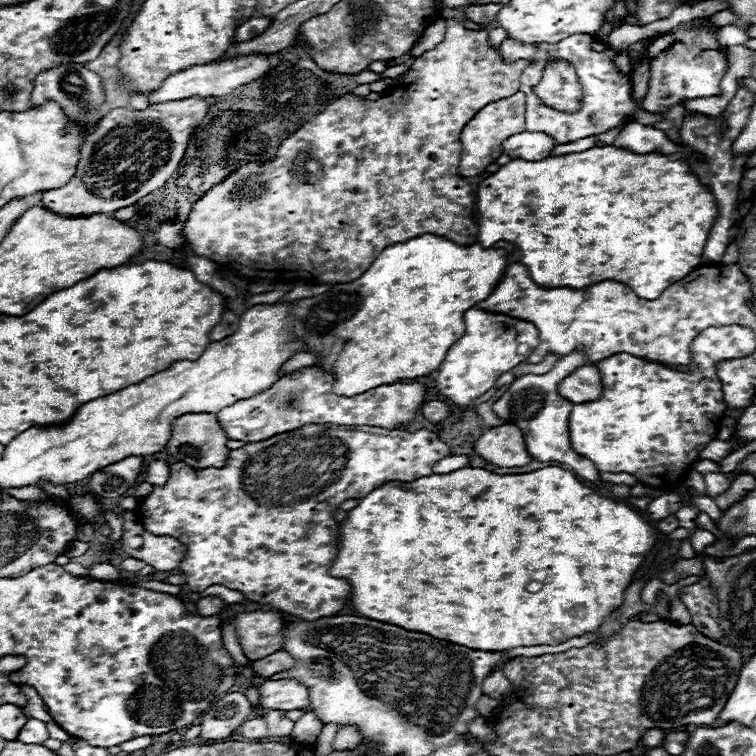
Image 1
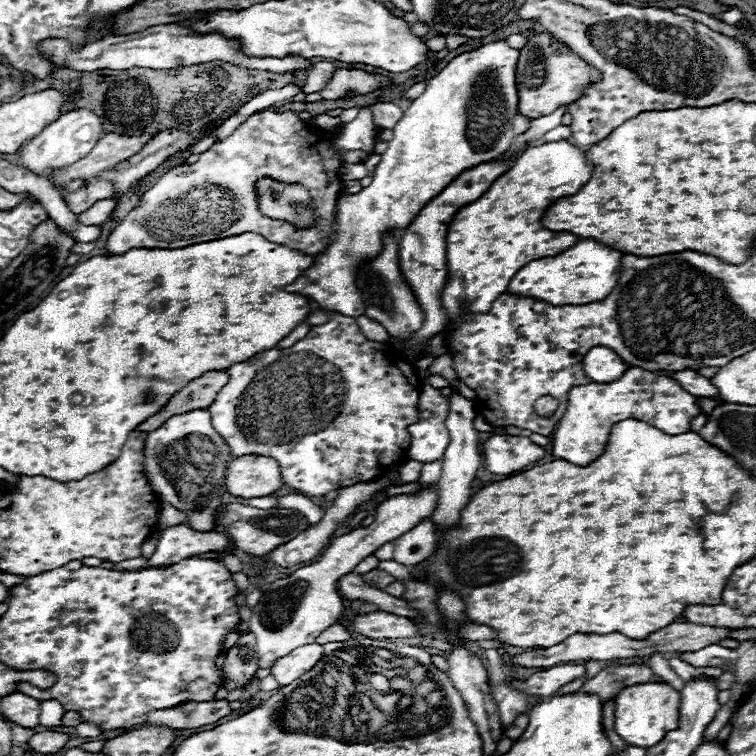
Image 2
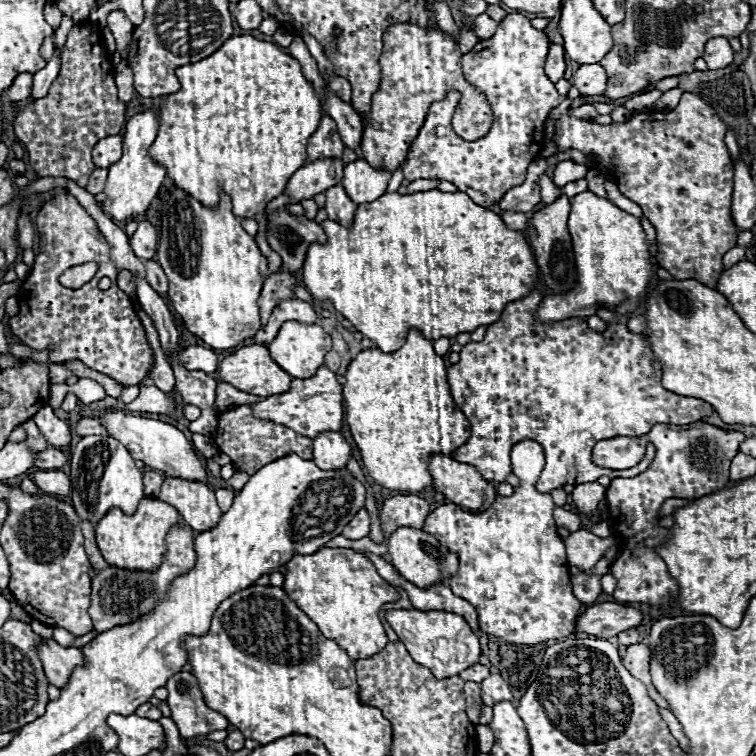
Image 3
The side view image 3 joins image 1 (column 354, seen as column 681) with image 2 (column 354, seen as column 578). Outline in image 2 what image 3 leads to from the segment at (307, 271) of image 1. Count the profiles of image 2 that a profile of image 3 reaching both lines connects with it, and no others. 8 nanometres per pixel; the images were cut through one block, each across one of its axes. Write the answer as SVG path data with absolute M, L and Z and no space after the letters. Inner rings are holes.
M368 106L360 108L352 122L342 124L336 138L316 134L304 124L298 112L292 110L252 114L232 136L202 152L198 162L174 166L148 192L144 192L140 204L112 230L106 248L110 254L124 254L130 248L184 248L244 232L256 232L276 244L314 256L326 248L332 236L334 206L342 194L338 172L344 162L342 152L364 150L372 154L376 140L378 126L374 124ZM262 176L276 178L278 182L302 184L312 194L310 204L318 216L316 226L304 230L264 216L258 208L256 194L256 180Z

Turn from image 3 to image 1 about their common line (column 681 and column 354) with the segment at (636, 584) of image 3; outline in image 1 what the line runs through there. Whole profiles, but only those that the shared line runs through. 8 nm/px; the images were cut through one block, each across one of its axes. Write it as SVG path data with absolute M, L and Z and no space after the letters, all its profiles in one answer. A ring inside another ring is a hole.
M310 424L292 432L276 434L268 440L246 444L238 450L232 450L228 454L226 466L224 468L204 468L196 470L186 466L184 462L176 462L170 466L170 478L164 488L154 488L152 494L140 504L138 518L144 524L148 532L154 536L172 536L186 544L188 554L180 562L178 570L188 576L186 586L192 592L202 592L212 584L222 584L230 590L240 590L248 600L260 602L260 604L270 604L282 612L288 612L292 616L304 618L304 620L318 620L324 616L334 616L338 610L344 608L344 604L350 600L352 586L344 582L344 578L332 578L328 574L328 566L332 566L332 558L336 558L336 546L340 540L338 532L338 522L334 520L334 512L340 508L340 504L348 498L364 498L364 494L370 494L376 490L376 486L382 486L384 482L414 482L416 478L432 474L432 464L444 456L450 454L450 448L438 440L438 436L430 430L416 430L416 432L406 432L406 430L386 430L386 428L374 428L374 426L334 426L334 424Z

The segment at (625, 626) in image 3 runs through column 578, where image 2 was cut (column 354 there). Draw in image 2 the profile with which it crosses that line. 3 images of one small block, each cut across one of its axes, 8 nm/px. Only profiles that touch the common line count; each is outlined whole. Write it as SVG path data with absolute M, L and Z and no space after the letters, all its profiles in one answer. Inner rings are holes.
M380 610L354 616L354 620L348 624L348 630L358 632L366 638L374 638L374 640L412 638L418 632L408 618L396 616L390 612L380 612Z

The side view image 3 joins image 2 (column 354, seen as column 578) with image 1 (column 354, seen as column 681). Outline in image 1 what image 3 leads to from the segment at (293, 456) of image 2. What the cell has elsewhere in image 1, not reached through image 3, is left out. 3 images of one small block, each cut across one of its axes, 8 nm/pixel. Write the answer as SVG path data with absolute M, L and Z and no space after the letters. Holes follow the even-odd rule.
M308 366L296 372L290 372L276 380L268 390L254 394L252 398L244 398L220 410L218 422L224 428L230 440L262 442L276 434L298 430L308 424L348 424L348 426L378 426L386 430L404 430L406 424L412 424L416 412L424 404L426 390L420 382L394 382L372 388L364 394L356 396L338 396L332 392L332 382L336 374L334 370L326 370L322 366Z

